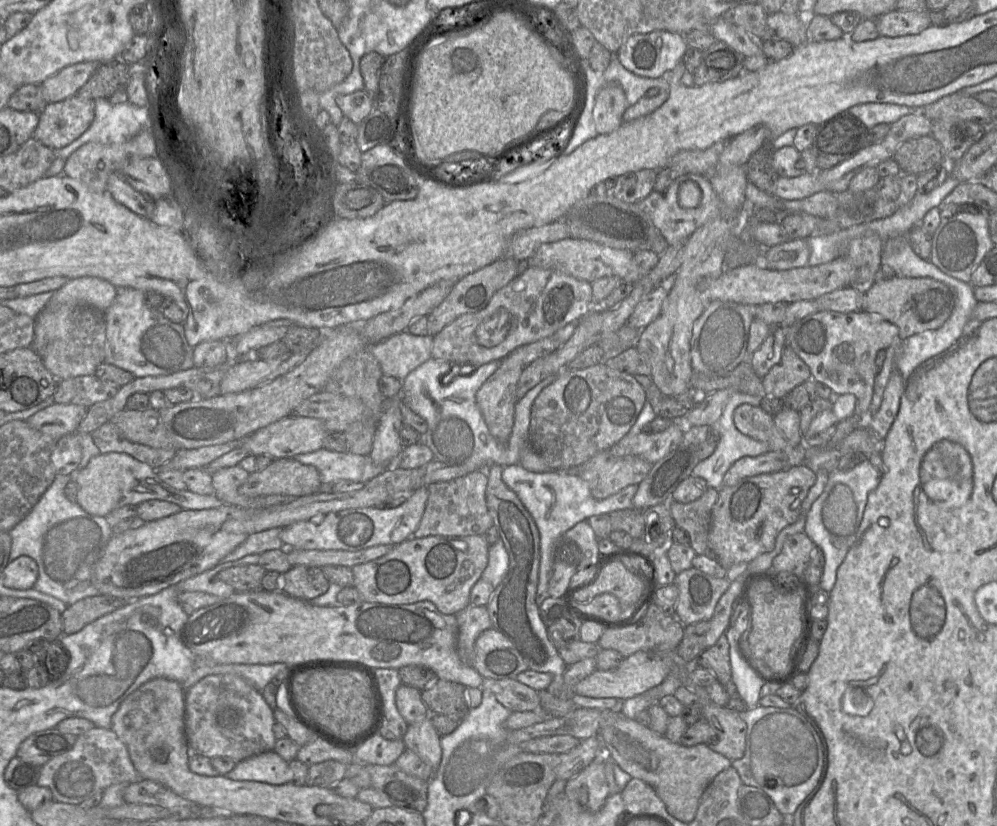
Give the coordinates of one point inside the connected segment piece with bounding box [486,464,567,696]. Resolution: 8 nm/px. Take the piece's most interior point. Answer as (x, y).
(513, 610)

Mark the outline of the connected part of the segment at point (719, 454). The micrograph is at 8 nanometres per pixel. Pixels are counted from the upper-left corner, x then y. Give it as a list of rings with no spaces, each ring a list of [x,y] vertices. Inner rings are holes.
[[[736,391],[731,395],[719,420],[715,425],[711,426],[712,433],[716,433],[719,436],[719,442],[715,448],[715,451],[694,467],[692,471],[693,476],[704,478],[708,487],[720,489],[722,487],[722,481],[725,473],[738,459],[745,456],[757,456],[770,450],[766,443],[755,440],[740,432],[733,420],[733,414],[736,407],[741,404],[750,404],[761,407],[761,399],[762,397],[760,396],[747,394],[740,391]]]

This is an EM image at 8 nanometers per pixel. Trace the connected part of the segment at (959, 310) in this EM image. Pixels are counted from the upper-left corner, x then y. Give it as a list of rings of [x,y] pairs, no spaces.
[[[974,286],[969,291],[958,293],[958,302],[949,319],[938,329],[914,334],[901,341],[897,370],[903,380],[926,360],[946,351],[962,336],[965,324],[972,316],[978,301],[974,296]]]

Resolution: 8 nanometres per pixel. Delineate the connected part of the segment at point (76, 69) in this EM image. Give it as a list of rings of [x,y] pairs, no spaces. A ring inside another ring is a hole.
[[[80,62],[48,77],[39,84],[46,103],[59,102],[76,95],[99,65],[97,62]]]

